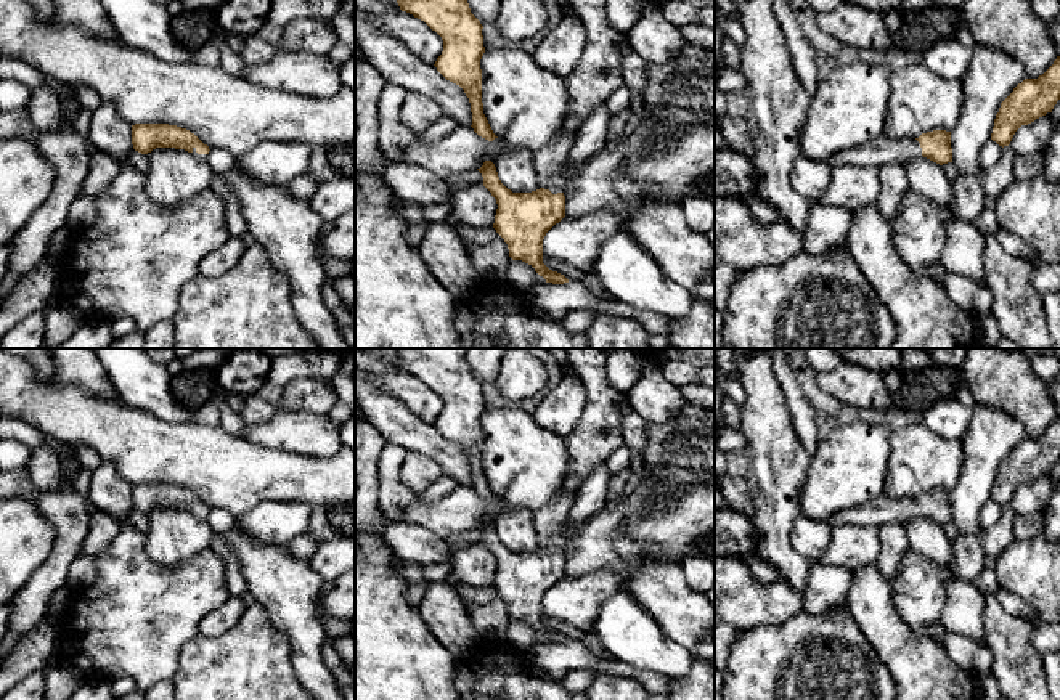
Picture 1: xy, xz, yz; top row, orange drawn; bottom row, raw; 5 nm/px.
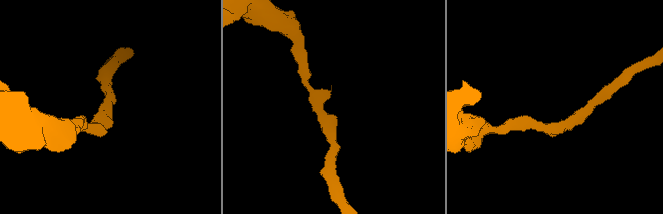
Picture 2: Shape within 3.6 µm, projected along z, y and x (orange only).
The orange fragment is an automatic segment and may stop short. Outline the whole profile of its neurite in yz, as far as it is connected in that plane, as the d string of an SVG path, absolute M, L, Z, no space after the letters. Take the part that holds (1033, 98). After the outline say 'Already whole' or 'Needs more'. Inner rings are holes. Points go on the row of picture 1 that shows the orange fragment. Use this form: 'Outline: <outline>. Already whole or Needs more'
Outline: M1060 56L1038 79L1025 79L1001 103L994 119L991 140L1009 146L1015 132L1036 119L1052 112L1060 100Z. Already whole

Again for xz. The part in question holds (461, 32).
Outline: M397 0L397 3L402 11L424 21L442 37L443 51L434 66L446 80L464 90L471 103L474 132L488 141L498 138L482 103L483 26L471 13L467 0Z. Already whole

